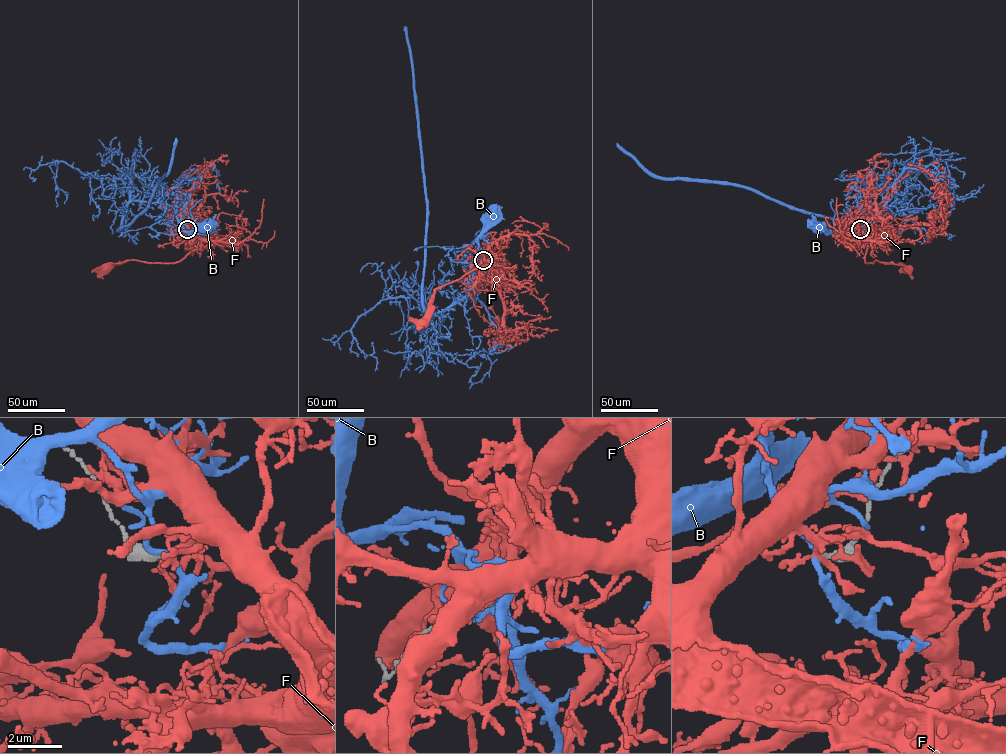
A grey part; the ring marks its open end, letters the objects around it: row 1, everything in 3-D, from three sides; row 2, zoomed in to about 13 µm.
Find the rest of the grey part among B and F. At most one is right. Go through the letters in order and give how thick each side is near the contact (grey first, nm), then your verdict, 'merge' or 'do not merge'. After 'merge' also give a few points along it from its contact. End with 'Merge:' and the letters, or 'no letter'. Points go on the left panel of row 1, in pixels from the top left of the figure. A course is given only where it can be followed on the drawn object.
B: calibres 280 and 200 nm; do not merge
F: calibres 360 and 160 nm; do not merge
Merge: no letter

